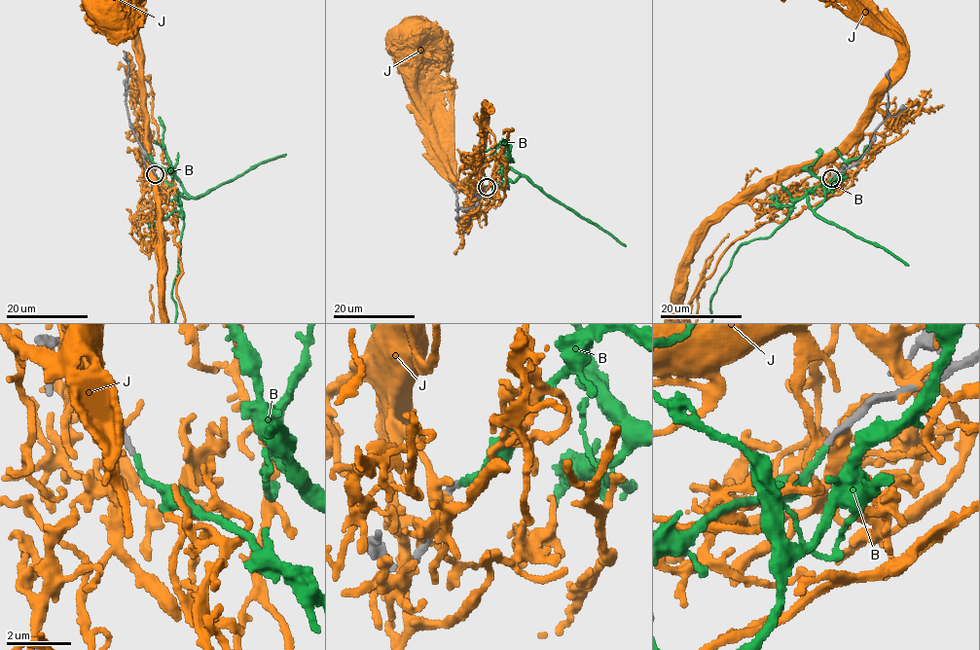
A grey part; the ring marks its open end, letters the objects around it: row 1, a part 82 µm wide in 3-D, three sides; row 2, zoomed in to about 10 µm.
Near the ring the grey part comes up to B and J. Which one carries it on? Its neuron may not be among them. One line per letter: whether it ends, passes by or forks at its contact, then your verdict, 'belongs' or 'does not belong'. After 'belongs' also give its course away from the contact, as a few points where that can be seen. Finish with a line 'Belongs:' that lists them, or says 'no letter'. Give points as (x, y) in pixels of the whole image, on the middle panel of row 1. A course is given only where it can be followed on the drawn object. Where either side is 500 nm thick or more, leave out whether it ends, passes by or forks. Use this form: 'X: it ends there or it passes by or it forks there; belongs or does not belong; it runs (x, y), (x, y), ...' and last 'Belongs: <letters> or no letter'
B: it ends there; belongs
J: it ends there; does not belong
Belongs: B

